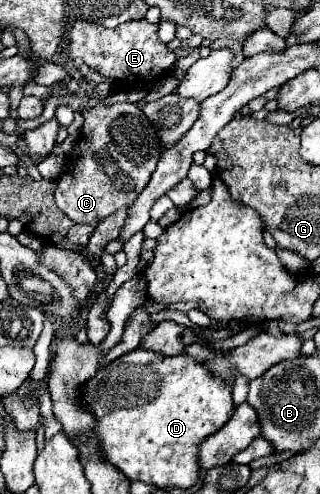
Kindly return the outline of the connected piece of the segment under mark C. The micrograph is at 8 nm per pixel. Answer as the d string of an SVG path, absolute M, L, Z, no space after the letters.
M130 102L110 104L110 106L94 106L84 114L82 134L68 156L68 166L62 176L56 178L54 200L56 206L74 222L74 224L98 224L106 216L114 214L118 208L130 206L142 188L148 184L158 160L162 154L162 144L158 144L158 132L150 120L146 120L144 112Z

